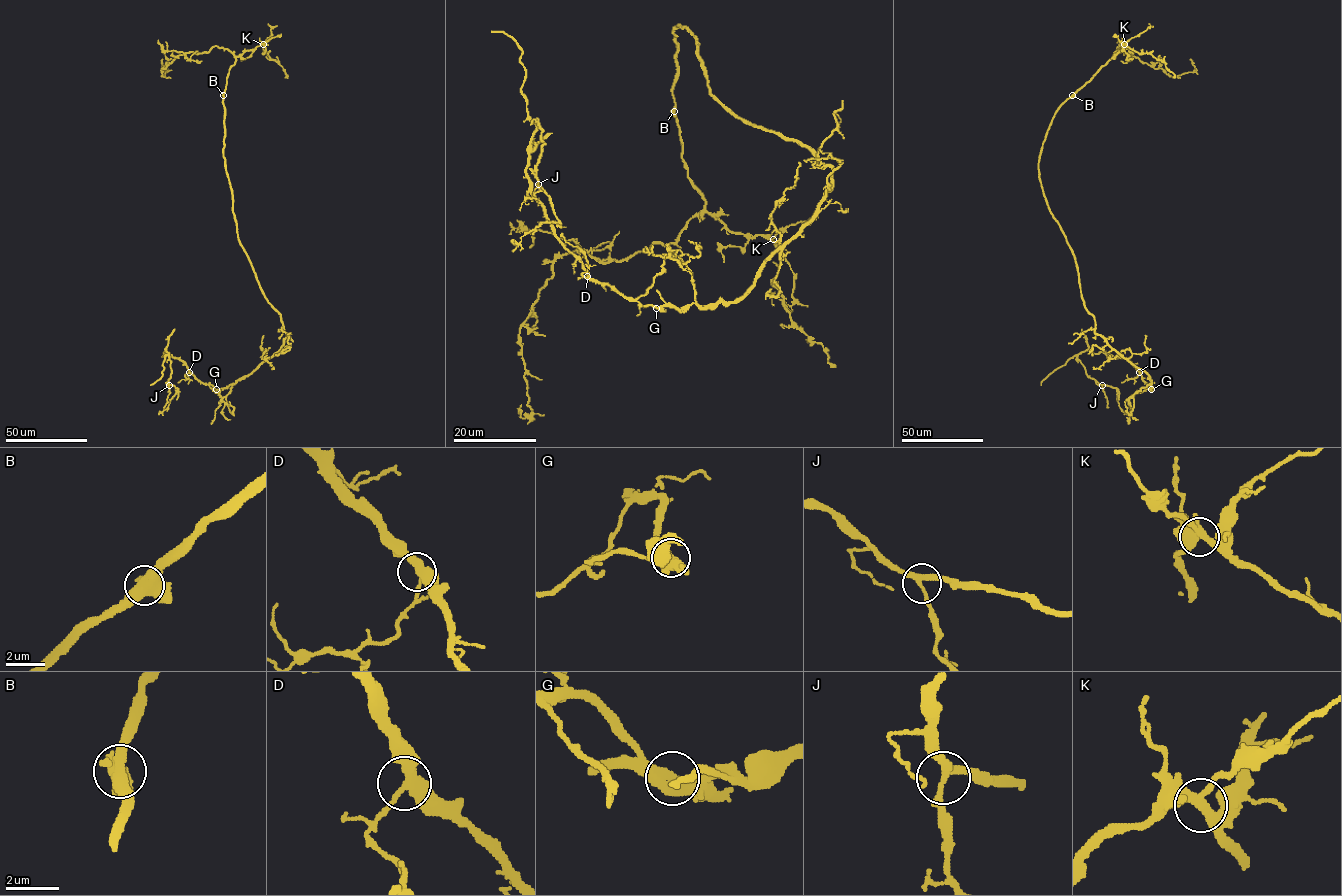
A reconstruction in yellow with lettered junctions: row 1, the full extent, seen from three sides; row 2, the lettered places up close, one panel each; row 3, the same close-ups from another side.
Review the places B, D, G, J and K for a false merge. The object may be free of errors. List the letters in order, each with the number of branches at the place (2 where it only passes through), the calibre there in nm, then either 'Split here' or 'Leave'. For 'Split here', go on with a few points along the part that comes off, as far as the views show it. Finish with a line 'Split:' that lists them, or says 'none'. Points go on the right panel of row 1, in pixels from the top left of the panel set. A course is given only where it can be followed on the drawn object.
B: Branches: 3. Thickness 500 nm. Leave
D: Branches: 3. Thickness 380 nm. Leave
G: Branches: 3. Thickness 400 nm. Split here. Course of the part to remove: (1151, 389), (1141, 373), (1125, 358), (1088, 350), (1077, 355), (1088, 376), (1116, 389), (1119, 406), (1129, 413)
J: Branches: 3. Thickness 240 nm. Leave
K: Branches: 3. Thickness 320 nm. Leave
Split: G

